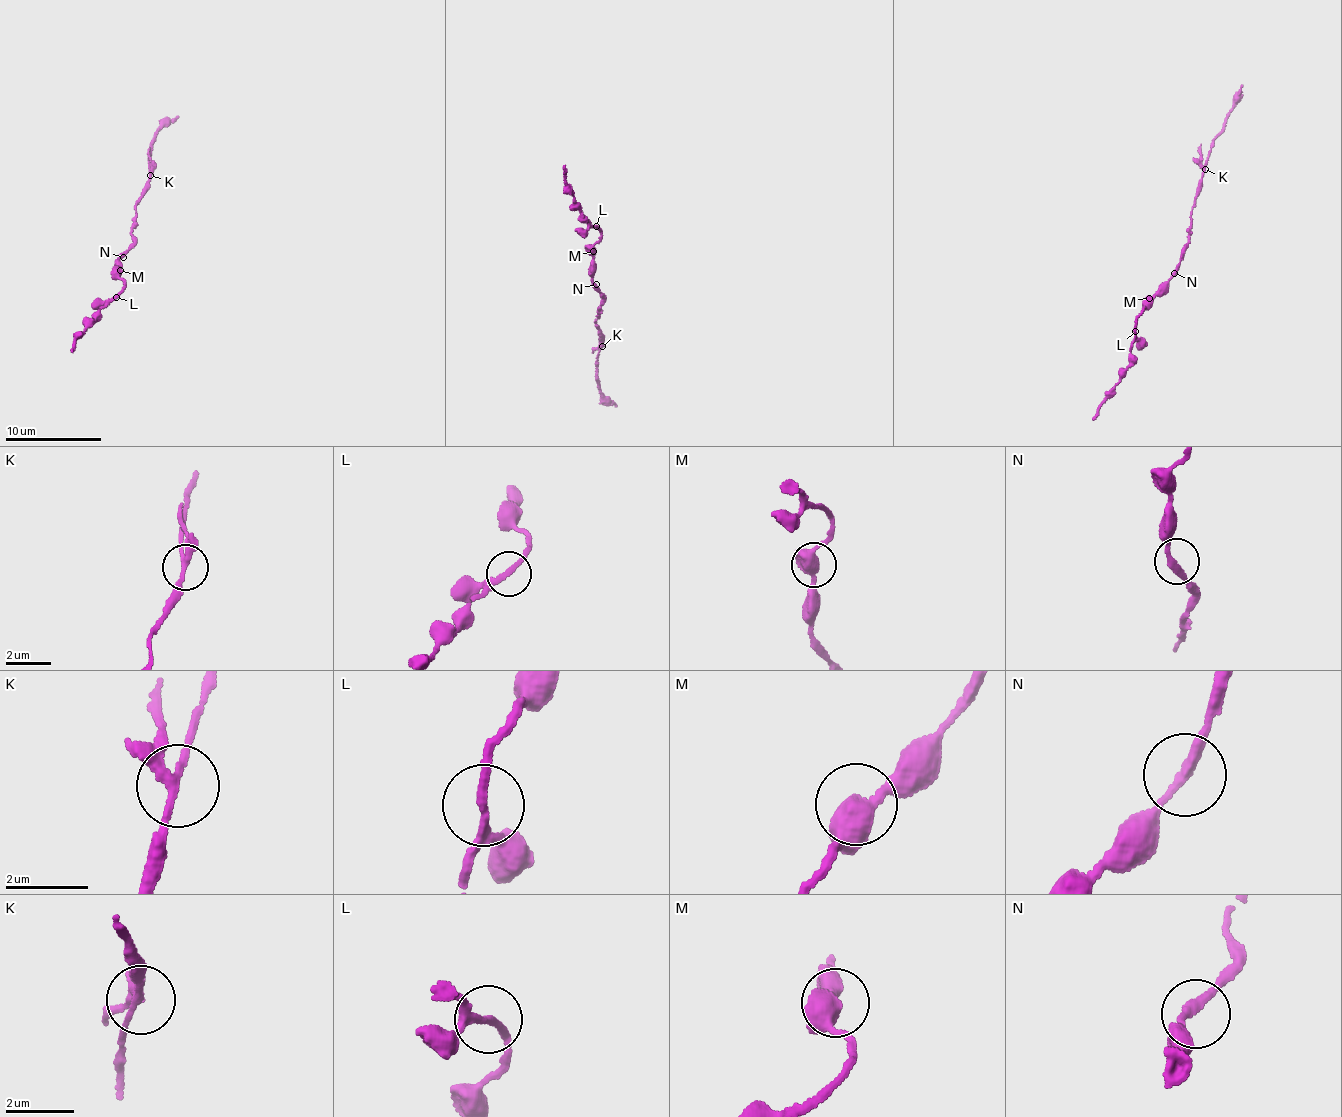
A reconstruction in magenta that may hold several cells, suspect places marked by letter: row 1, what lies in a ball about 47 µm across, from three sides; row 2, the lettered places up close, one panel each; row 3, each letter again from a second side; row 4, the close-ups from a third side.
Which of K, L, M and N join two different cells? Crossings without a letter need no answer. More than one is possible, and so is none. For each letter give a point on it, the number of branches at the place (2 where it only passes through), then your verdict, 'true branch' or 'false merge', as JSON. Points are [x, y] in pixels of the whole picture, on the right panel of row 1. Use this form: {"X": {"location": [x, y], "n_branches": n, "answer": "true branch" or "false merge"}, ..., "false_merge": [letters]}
{"K": {"location": [1205, 169], "n_branches": 3, "answer": "true branch"}, "L": {"location": [1135, 331], "n_branches": 3, "answer": "true branch"}, "M": {"location": [1149, 298], "n_branches": 3, "answer": "true branch"}, "N": {"location": [1174, 273], "n_branches": 2, "answer": "true branch"}, "false_merge": []}

